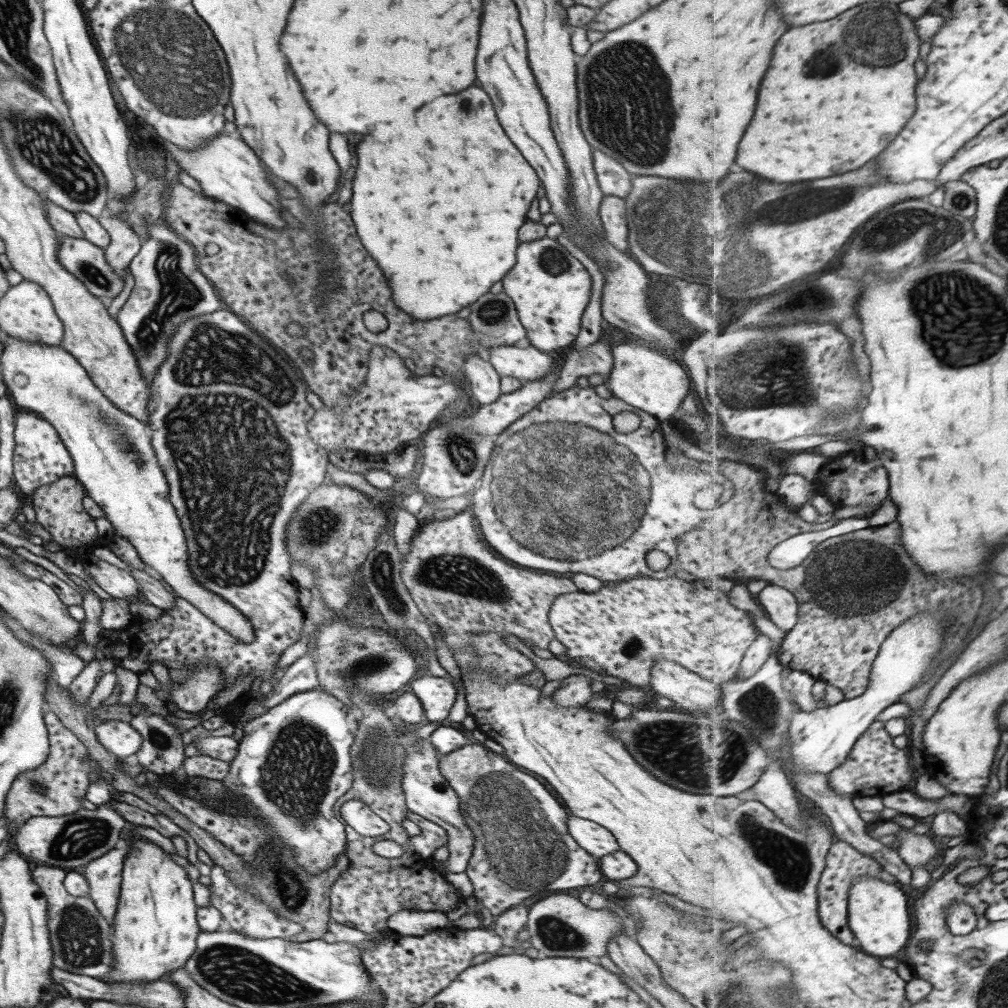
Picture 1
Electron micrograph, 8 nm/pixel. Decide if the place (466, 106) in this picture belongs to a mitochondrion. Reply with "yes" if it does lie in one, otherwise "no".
yes

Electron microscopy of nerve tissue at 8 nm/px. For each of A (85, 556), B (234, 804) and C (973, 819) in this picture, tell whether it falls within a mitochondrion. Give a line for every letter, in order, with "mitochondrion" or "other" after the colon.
A: other
B: mitochondrion
C: other

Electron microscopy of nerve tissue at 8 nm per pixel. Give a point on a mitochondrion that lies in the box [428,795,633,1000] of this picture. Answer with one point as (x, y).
(558, 935)

